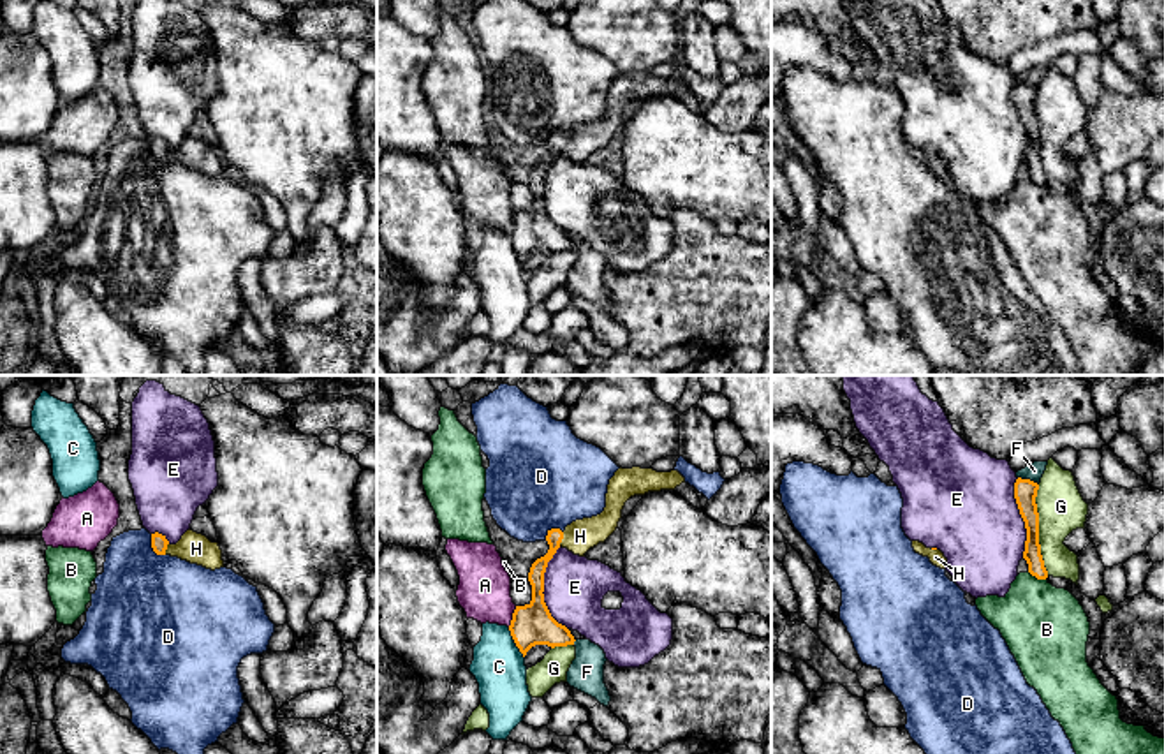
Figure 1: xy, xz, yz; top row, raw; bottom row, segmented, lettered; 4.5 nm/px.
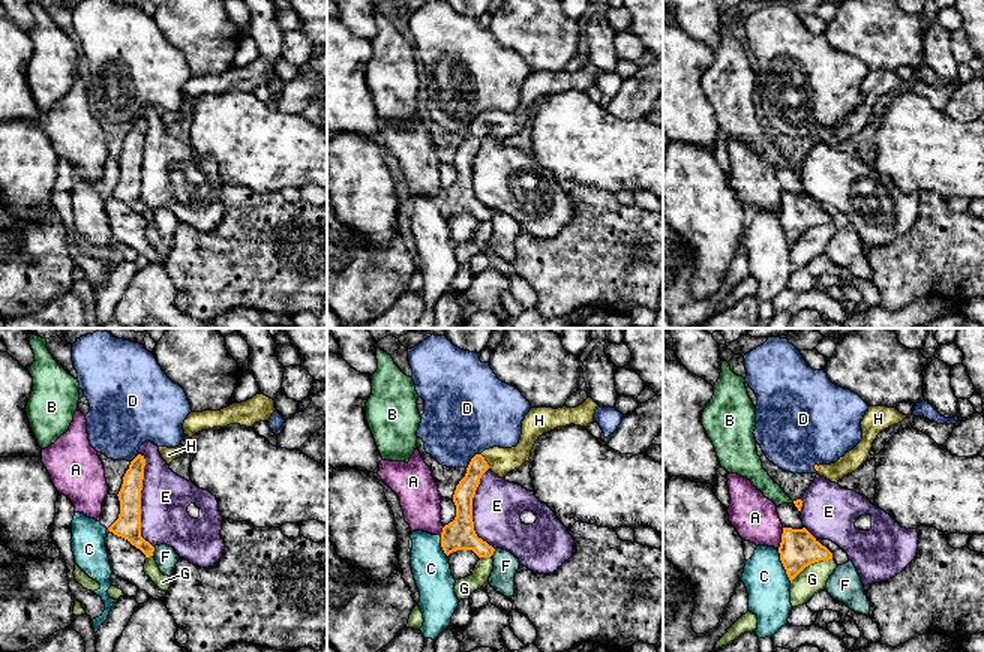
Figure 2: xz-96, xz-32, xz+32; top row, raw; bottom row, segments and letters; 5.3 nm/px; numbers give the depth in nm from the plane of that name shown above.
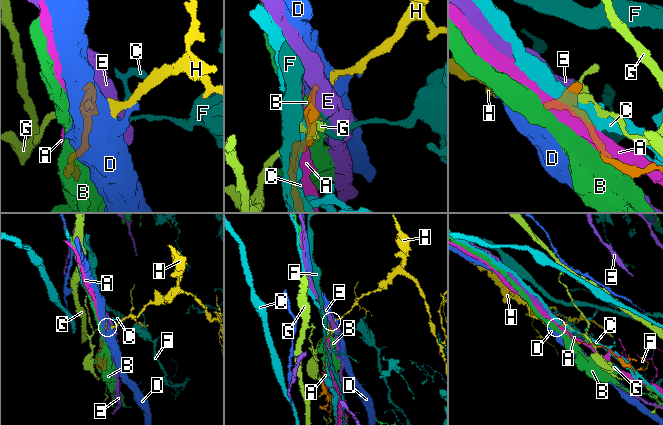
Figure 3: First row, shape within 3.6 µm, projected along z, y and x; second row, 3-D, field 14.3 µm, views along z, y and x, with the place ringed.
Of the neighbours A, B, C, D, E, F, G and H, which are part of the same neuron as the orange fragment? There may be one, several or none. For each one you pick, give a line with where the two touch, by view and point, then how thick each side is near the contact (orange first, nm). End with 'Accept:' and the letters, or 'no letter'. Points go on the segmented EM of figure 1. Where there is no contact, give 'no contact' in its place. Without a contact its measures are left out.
H: contact xz (562, 538); calibres 80 and 150 nm
Accept: H

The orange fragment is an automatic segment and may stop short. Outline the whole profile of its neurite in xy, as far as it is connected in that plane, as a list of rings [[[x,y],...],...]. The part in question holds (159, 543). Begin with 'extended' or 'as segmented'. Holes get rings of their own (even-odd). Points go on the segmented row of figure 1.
extended; [[[187,530],[176,544],[171,544],[166,536],[151,534],[151,548],[157,555],[171,555],[206,569],[224,567],[222,550],[218,543],[211,543],[206,536]]]

